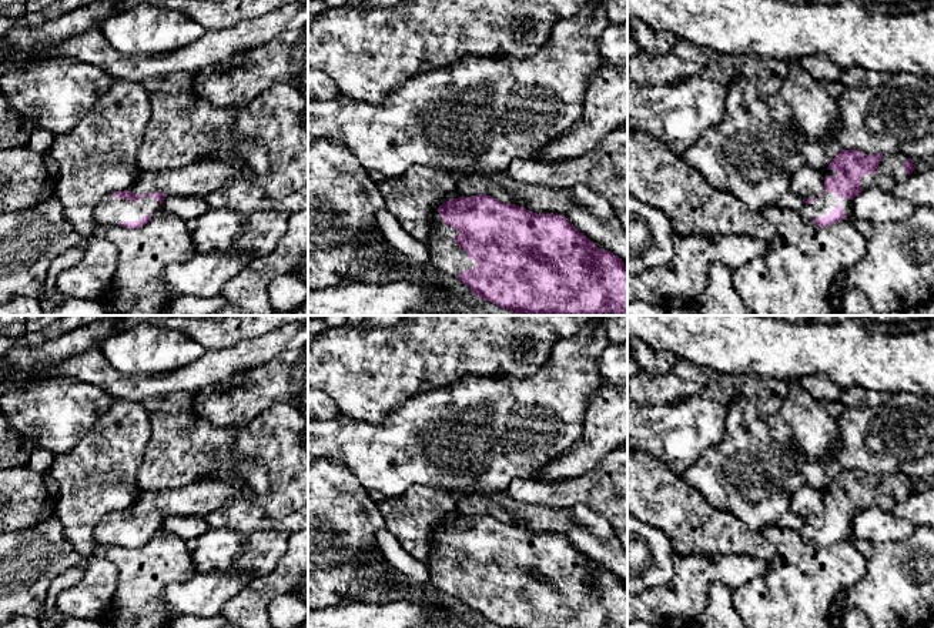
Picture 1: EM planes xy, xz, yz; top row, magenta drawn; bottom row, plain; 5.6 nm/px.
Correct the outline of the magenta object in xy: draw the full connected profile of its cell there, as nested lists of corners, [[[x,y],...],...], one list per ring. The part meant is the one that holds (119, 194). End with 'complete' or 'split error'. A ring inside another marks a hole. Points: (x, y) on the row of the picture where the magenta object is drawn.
[[[128,190],[116,191],[101,198],[93,210],[97,224],[113,224],[125,228],[140,228],[151,216],[163,208],[165,193],[133,194]]] | split error

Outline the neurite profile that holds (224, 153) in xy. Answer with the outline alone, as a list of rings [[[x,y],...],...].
[[[227,146],[217,147],[212,153],[205,153],[200,161],[224,161],[227,164],[251,168],[245,158]]]

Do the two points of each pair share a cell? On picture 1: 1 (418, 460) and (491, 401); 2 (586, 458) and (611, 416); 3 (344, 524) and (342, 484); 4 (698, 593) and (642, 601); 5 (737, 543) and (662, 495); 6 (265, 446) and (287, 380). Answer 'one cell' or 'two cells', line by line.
1: one cell
2: one cell
3: one cell
4: one cell
5: one cell
6: two cells

